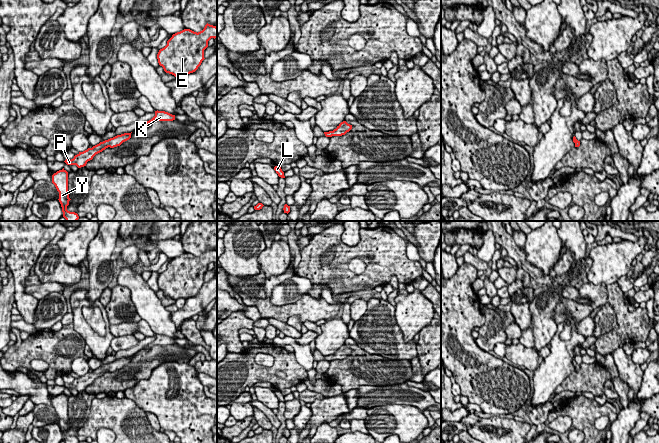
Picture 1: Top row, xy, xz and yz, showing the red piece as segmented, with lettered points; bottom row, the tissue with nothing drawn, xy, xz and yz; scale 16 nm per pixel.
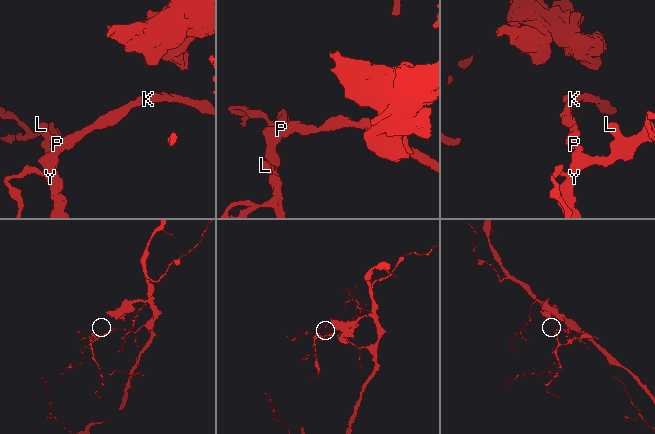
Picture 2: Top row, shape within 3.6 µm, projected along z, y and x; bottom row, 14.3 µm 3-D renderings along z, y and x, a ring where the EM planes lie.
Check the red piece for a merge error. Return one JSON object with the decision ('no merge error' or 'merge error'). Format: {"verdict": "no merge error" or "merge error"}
{"verdict": "no merge error"}

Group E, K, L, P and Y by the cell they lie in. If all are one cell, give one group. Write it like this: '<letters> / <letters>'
E K L P Y

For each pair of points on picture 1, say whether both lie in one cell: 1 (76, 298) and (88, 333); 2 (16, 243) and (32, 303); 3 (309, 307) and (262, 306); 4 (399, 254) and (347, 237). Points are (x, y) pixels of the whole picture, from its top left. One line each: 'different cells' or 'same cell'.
1: same cell
2: same cell
3: same cell
4: different cells

